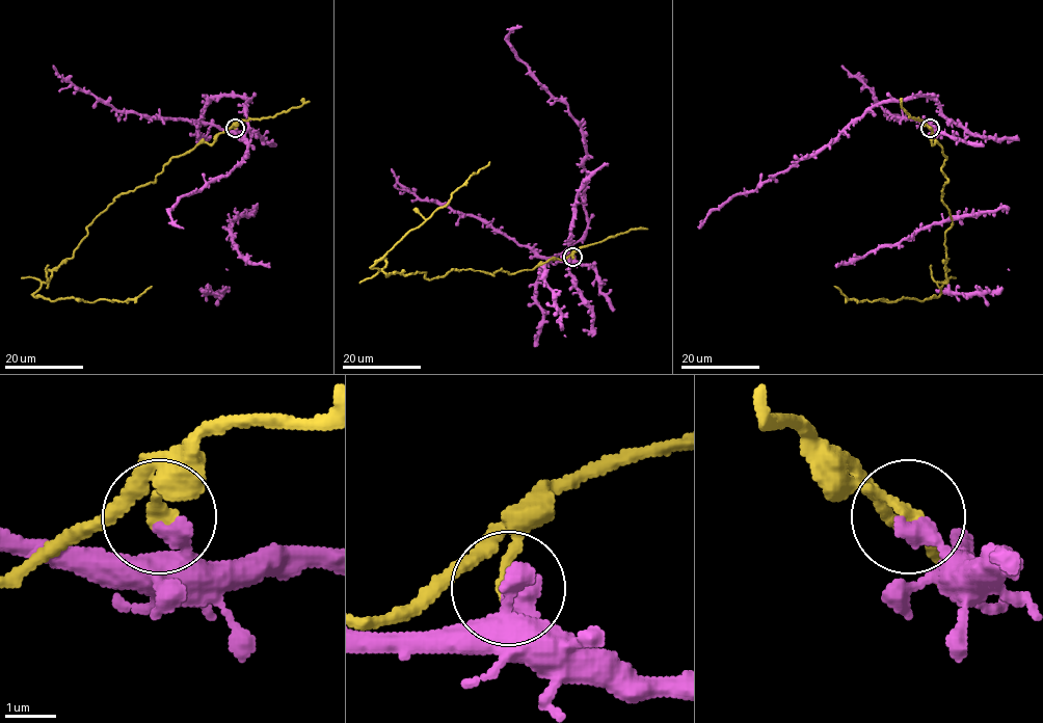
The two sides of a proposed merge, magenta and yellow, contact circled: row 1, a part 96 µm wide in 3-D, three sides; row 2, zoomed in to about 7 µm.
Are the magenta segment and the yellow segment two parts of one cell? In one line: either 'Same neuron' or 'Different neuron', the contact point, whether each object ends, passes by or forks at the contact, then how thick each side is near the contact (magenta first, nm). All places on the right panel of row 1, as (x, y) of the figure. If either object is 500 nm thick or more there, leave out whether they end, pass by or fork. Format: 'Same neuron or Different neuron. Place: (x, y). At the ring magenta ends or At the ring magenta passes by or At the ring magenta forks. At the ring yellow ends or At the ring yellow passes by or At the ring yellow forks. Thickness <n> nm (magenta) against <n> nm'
Different neuron. Place: (930, 128). At the ring magenta ends. At the ring yellow ends. Thickness 440 nm (magenta) against 280 nm

